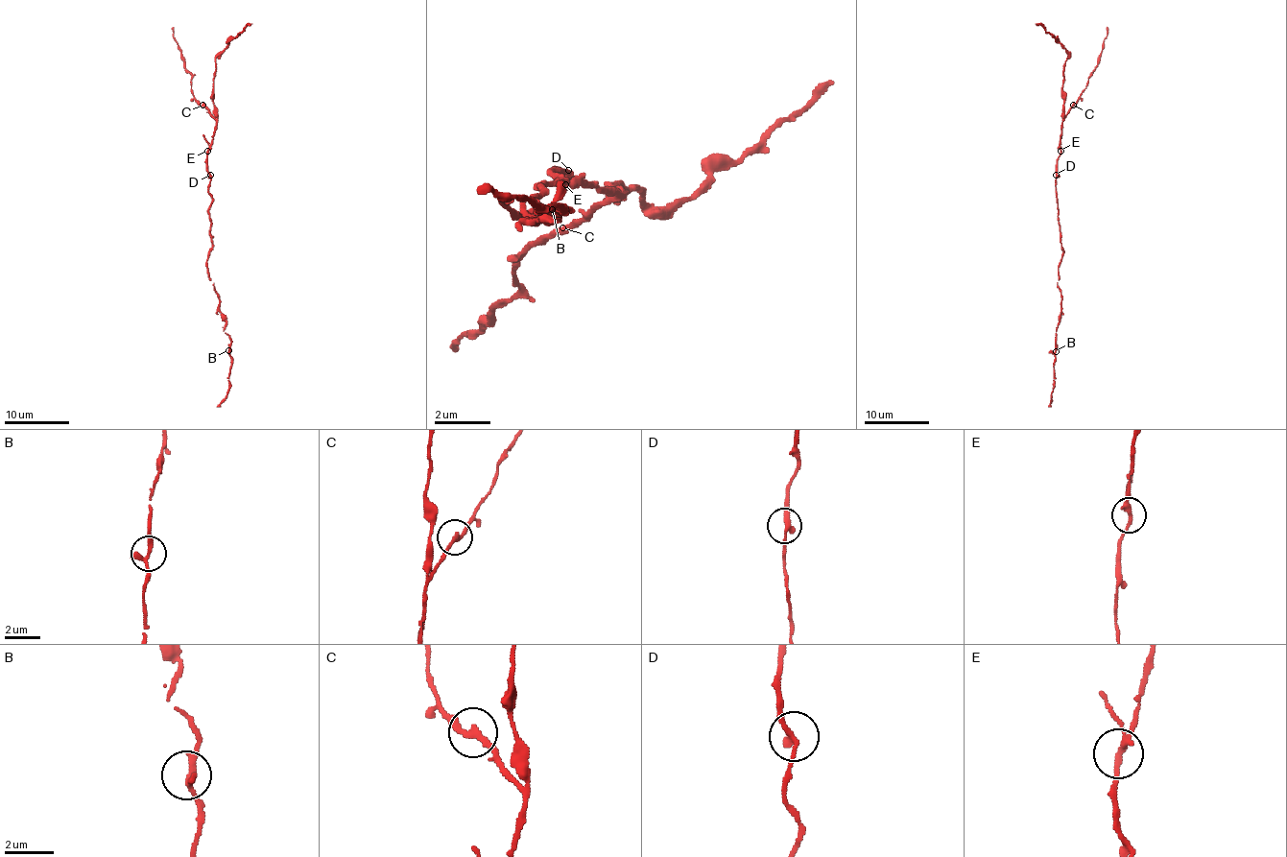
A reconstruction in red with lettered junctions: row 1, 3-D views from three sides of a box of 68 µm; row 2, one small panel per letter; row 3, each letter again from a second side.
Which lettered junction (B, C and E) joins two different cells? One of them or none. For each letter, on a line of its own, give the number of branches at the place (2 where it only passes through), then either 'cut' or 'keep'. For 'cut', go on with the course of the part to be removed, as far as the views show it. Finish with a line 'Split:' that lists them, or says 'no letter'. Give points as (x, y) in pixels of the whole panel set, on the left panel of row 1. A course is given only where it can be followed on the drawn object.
B: 2 | keep
C: 2 | keep
E: 2 | keep
Split: no letter

